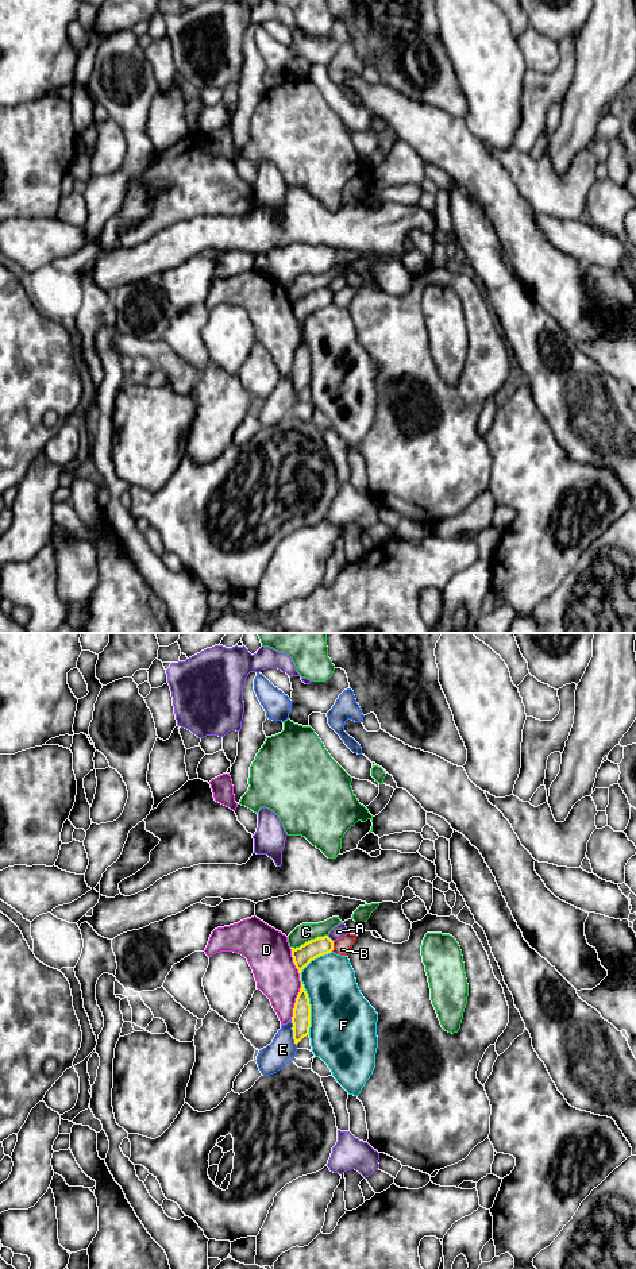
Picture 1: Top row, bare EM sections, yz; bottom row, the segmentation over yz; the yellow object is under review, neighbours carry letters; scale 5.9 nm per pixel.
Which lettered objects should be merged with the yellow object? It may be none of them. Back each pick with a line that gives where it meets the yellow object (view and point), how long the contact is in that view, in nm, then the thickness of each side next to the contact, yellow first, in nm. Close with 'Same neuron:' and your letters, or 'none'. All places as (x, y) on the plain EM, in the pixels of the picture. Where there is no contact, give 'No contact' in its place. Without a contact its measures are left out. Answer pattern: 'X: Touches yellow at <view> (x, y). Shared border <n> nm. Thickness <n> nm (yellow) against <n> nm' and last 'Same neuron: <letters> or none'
Same neuron: none

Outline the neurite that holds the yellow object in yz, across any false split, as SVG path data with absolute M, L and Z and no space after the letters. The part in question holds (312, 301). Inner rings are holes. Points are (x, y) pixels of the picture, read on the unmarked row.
M317 289L301 297L300 300L290 300L292 309L296 320L300 325L301 333L301 324L302 321L315 310L328 306L334 302L334 293L328 289Z

